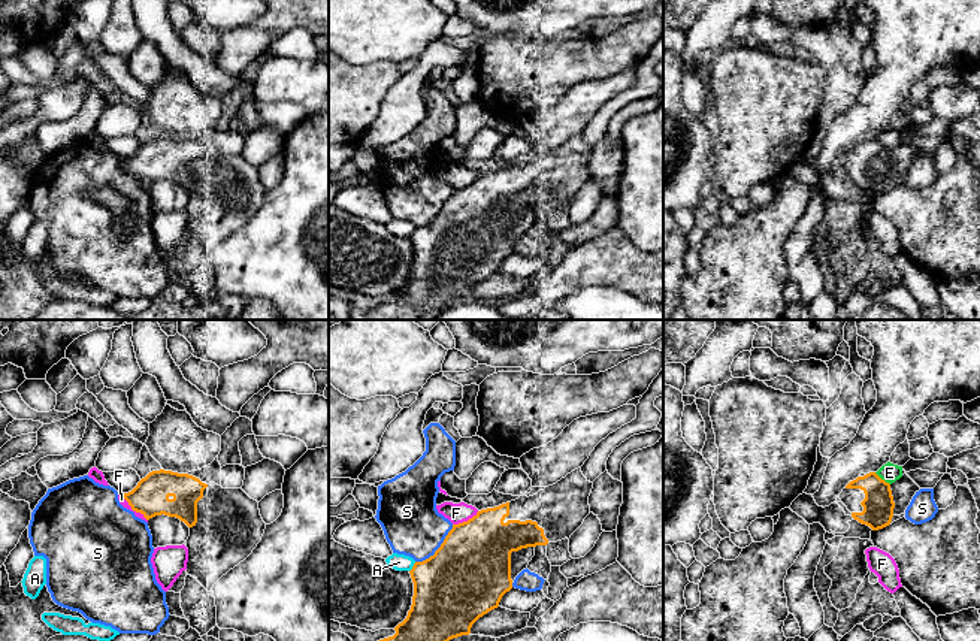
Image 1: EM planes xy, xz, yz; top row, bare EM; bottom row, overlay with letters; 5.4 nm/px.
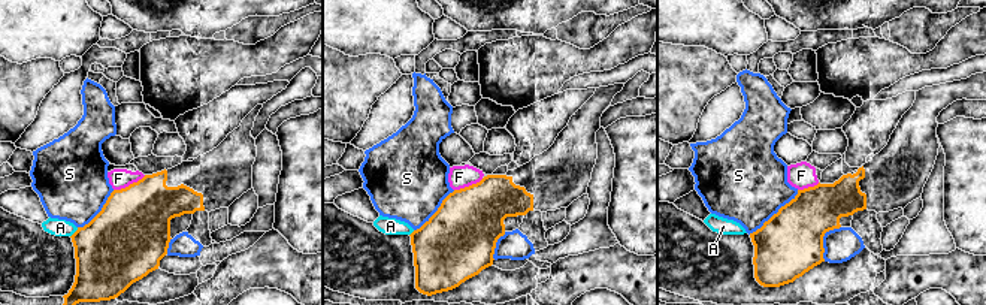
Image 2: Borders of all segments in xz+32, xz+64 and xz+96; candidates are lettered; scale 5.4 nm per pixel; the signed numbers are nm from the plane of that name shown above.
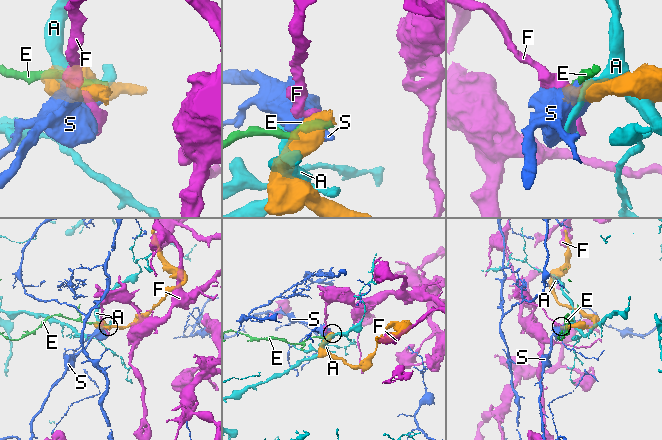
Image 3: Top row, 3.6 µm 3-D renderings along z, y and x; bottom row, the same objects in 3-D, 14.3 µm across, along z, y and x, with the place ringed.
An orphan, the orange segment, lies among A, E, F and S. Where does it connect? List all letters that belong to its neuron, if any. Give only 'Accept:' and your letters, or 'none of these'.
Accept: none of these

